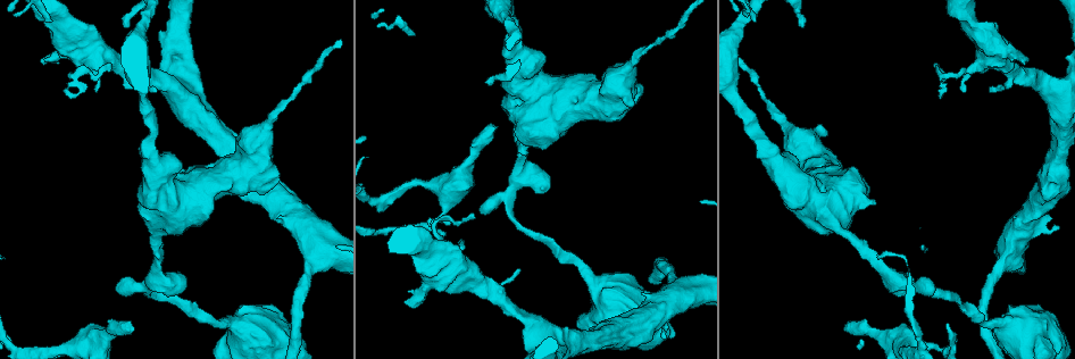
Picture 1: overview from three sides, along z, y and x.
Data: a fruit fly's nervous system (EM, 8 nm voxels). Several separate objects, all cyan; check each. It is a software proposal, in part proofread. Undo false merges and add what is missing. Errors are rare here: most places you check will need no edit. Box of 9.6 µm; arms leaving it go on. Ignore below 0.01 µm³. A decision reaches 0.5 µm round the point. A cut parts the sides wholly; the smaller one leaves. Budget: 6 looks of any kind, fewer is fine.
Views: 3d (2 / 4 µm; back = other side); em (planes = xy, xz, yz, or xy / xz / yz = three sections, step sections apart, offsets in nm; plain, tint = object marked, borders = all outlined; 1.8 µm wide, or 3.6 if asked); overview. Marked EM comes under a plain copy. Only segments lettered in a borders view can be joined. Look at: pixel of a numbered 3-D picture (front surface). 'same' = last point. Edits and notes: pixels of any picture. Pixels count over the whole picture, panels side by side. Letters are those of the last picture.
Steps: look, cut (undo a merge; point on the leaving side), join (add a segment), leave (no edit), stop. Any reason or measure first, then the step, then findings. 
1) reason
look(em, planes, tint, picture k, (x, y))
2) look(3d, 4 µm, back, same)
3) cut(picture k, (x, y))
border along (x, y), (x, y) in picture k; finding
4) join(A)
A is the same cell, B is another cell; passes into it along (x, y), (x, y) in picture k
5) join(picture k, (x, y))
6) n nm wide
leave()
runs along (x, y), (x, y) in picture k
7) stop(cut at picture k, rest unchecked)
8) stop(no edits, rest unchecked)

long arm stops here
look(em, planes, borders, picture 1, (492, 82))

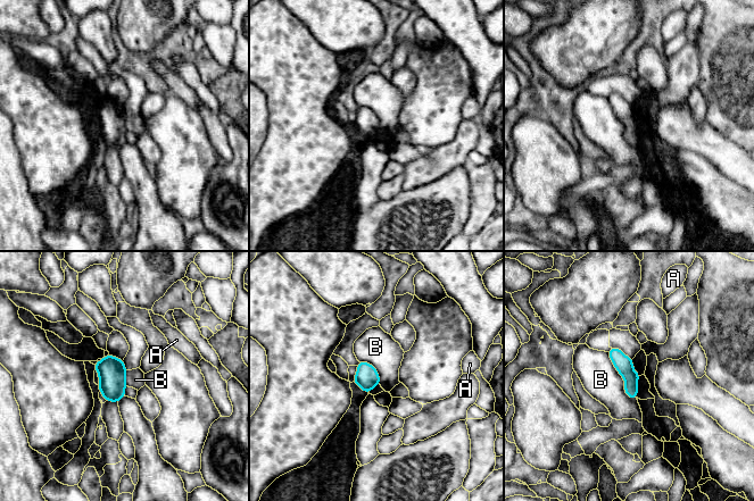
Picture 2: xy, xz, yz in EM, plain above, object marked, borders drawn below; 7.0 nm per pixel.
130 nm wide
leave()
A and B are other cells; no lettered segment goes on from it

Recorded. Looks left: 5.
free end
look(em, planes, borders, picture 1, (132, 325))

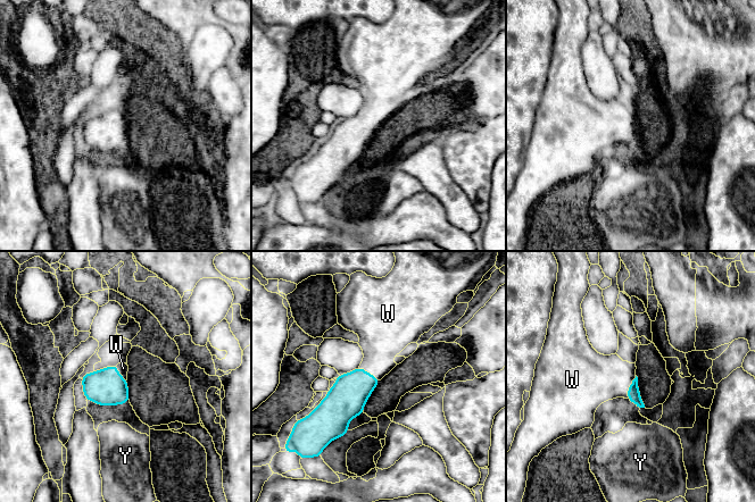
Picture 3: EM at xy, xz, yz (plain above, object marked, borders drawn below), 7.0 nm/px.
W touches over 170 nm
join(picture 3, (594, 378))
W is the same cell, Y is another cell; passes into it along (633, 394), (628, 387), (594, 378) in picture 3; it goes on there

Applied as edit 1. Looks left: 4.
stop(join at picture 3, rest unchecked)

